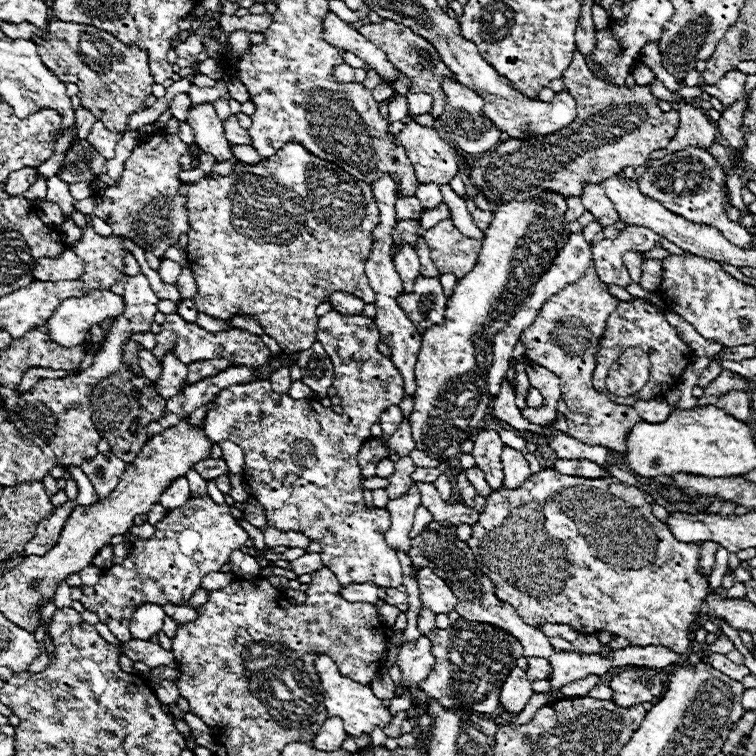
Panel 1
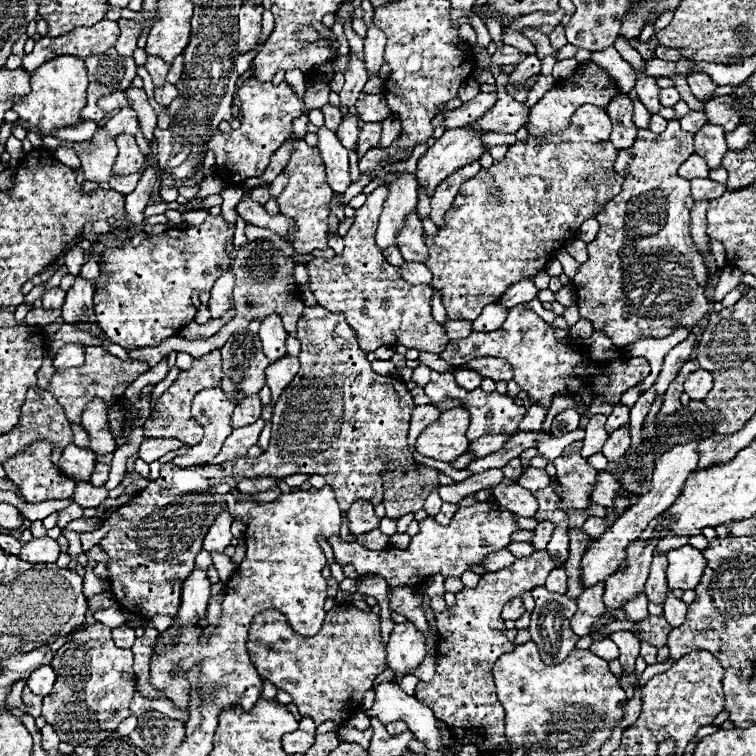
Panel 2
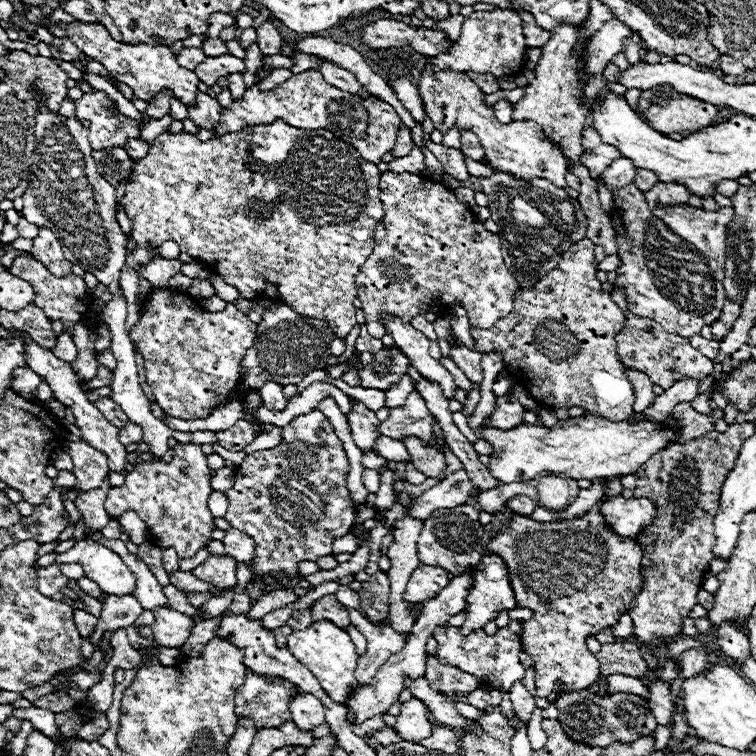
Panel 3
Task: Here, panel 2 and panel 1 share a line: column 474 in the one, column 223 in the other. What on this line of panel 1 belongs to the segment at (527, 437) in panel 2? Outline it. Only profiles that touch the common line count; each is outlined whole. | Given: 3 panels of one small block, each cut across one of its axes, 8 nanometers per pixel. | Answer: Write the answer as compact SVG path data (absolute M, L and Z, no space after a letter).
M208 458L208 460L200 460L200 462L194 465L194 470L197 471L202 478L218 478L220 474L226 474L228 472L228 464L220 458L220 460L214 460L214 458Z

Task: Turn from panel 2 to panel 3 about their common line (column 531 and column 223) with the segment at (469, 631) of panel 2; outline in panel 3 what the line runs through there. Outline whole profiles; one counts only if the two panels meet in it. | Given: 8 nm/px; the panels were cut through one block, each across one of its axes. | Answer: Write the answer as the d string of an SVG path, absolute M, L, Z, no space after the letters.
M210 556L204 564L196 566L192 574L218 590L230 590L236 584L236 560L232 560L232 556Z

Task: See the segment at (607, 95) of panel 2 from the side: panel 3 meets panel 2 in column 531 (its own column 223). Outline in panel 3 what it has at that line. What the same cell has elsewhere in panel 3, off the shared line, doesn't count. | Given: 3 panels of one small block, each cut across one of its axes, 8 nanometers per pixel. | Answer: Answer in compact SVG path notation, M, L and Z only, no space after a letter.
M306 70L268 92L260 92L258 86L248 88L242 100L234 102L232 108L224 108L222 120L214 130L218 134L238 132L244 126L272 124L278 118L292 126L302 126L308 130L318 130L318 128L330 130L332 134L340 136L340 140L352 144L360 152L360 156L364 156L364 160L372 164L378 164L382 156L394 148L398 126L400 126L400 118L390 104L374 96L368 100L362 100L358 96L342 92L330 86L328 82L324 82L318 70Z

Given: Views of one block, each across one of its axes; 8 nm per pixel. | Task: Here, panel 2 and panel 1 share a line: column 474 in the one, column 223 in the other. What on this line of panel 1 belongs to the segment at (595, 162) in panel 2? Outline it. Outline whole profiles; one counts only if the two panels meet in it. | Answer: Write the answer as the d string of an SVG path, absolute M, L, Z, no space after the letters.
M288 142L284 148L280 148L280 152L276 152L270 158L260 160L258 164L242 164L240 162L238 168L232 170L228 176L200 178L196 182L182 184L180 194L188 196L186 210L188 210L190 230L188 230L186 254L188 254L188 266L194 272L194 278L198 284L198 294L194 298L198 312L206 312L214 318L224 318L224 320L232 318L234 314L252 316L262 324L266 334L272 336L280 344L280 348L284 352L300 352L300 350L310 348L316 342L318 316L314 312L322 302L328 300L328 296L332 296L332 292L352 292L352 296L360 296L360 300L364 300L366 304L374 304L374 292L364 274L364 264L366 264L372 244L374 244L372 230L380 224L380 212L378 212L376 200L372 196L372 188L370 188L370 184L364 184L362 180L354 180L352 174L344 172L336 164L332 164L328 160L320 160L318 156L312 156L312 152L302 148L302 144Z

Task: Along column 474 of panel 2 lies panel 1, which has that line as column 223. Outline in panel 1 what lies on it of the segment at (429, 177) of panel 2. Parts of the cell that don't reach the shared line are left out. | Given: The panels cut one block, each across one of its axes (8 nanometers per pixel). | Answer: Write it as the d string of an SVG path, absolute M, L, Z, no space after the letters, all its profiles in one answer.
M204 102L204 104L196 104L188 110L188 120L186 120L194 132L196 138L196 146L206 152L212 154L218 162L224 160L232 160L232 152L228 146L228 140L224 138L224 128L222 128L222 120L216 116L212 104Z

